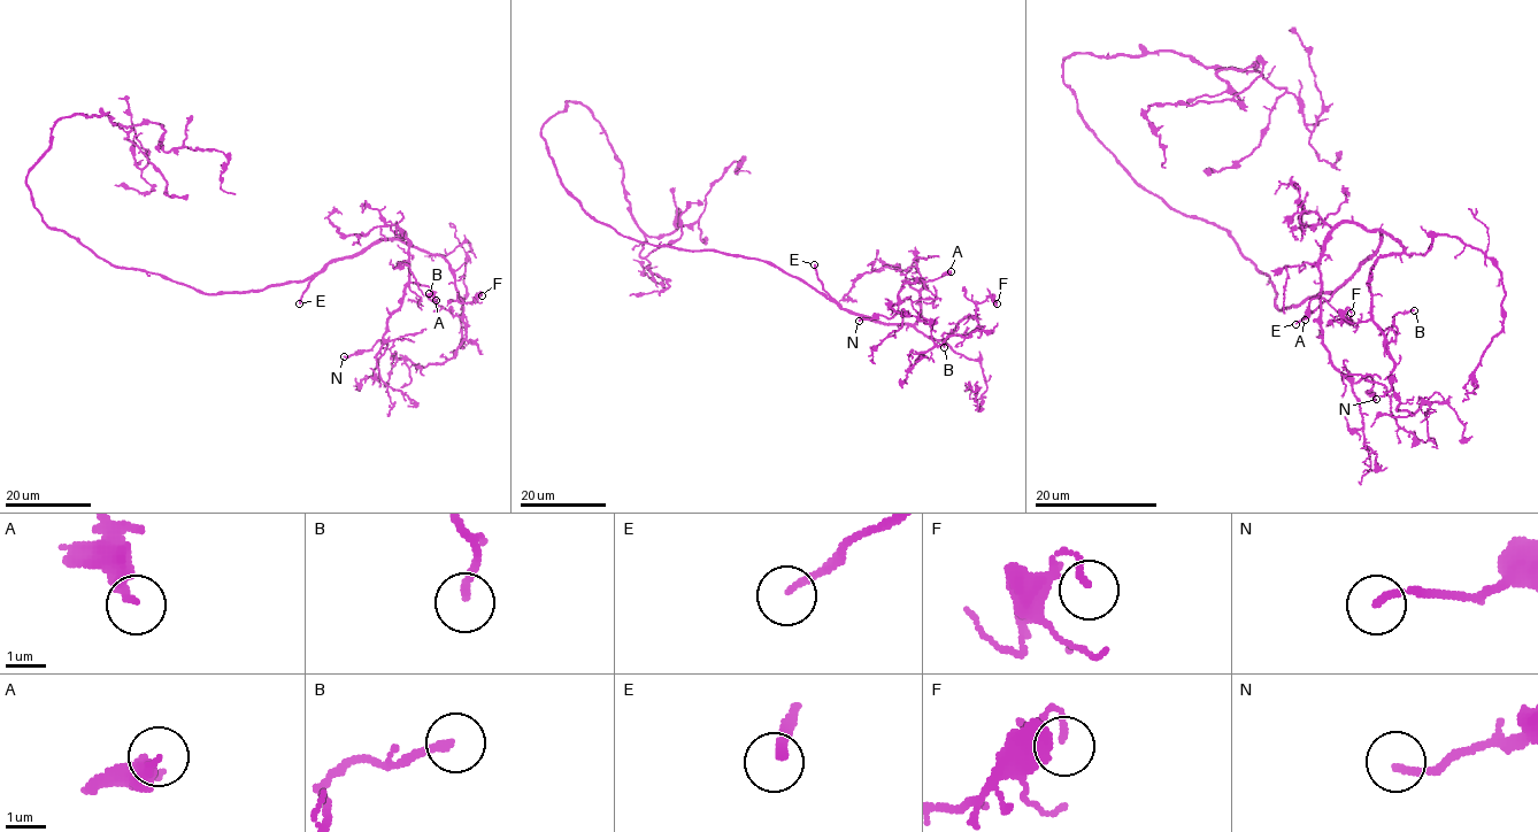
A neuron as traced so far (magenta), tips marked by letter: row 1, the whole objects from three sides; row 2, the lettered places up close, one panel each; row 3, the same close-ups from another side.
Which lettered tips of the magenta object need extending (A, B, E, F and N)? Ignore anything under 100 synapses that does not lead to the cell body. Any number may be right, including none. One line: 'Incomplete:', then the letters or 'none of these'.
Incomplete: E

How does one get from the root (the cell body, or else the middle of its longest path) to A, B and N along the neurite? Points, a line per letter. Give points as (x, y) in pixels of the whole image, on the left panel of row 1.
A: (99, 257), (207, 293), (245, 292), (309, 278), (333, 261), (405, 232), (409, 280), (427, 285), (436, 300)
B: (99, 257), (207, 293), (245, 292), (301, 282), (383, 240), (402, 240), (445, 260), (462, 315), (429, 293)
N: (99, 257), (207, 293), (245, 292), (309, 278), (405, 232), (408, 285), (384, 344), (344, 356)

